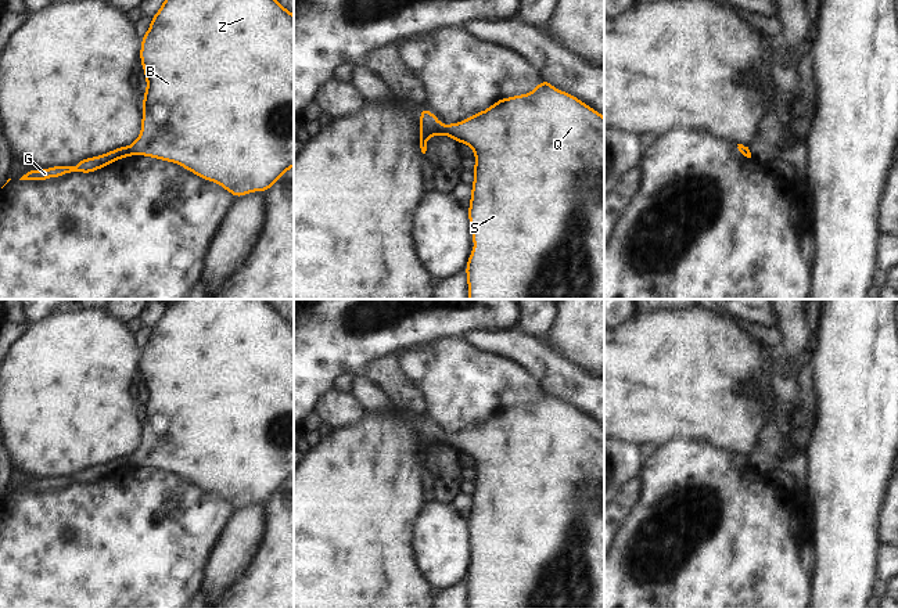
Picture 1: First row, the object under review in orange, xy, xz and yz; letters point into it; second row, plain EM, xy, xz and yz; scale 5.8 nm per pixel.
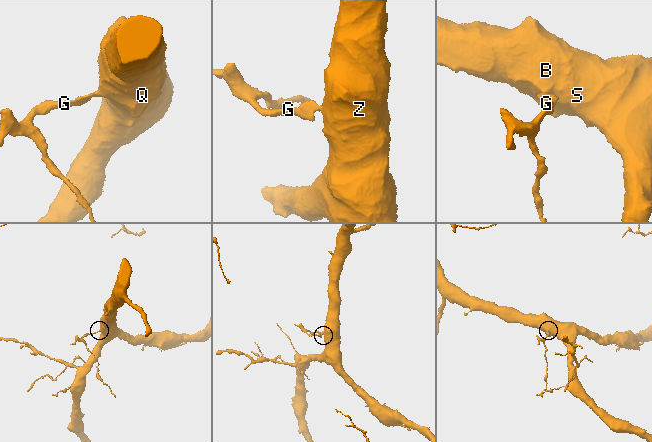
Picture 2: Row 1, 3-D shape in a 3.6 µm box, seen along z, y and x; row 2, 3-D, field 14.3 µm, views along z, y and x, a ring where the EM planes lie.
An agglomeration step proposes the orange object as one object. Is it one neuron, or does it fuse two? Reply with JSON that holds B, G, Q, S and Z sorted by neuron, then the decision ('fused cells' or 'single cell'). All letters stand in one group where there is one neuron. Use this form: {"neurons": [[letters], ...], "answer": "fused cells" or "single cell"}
{"neurons": [["B", "G", "Q", "S", "Z"]], "answer": "single cell"}

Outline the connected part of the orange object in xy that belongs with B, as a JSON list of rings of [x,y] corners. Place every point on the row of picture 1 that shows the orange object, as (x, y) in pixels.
[[[164,0],[141,37],[140,61],[147,79],[141,132],[134,143],[75,166],[33,169],[19,180],[91,173],[132,155],[177,163],[215,181],[237,198],[269,188],[294,166],[294,15],[277,0]]]

